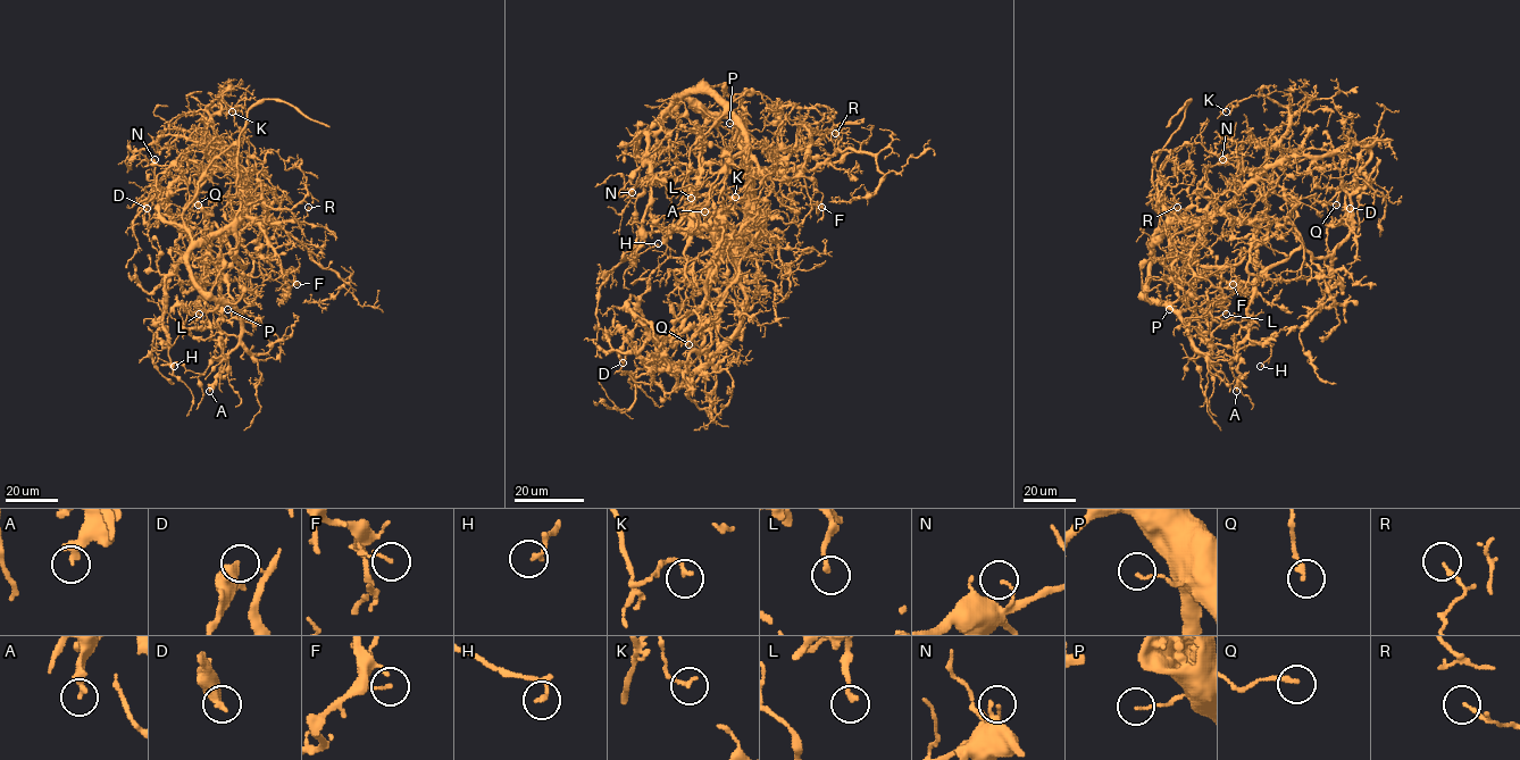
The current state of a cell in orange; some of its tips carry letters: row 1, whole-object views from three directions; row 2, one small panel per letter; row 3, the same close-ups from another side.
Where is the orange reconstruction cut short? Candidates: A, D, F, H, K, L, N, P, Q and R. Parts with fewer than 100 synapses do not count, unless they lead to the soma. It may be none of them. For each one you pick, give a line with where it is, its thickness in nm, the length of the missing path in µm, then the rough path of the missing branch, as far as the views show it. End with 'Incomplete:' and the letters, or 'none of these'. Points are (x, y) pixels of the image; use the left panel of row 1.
Incomplete: none of these

